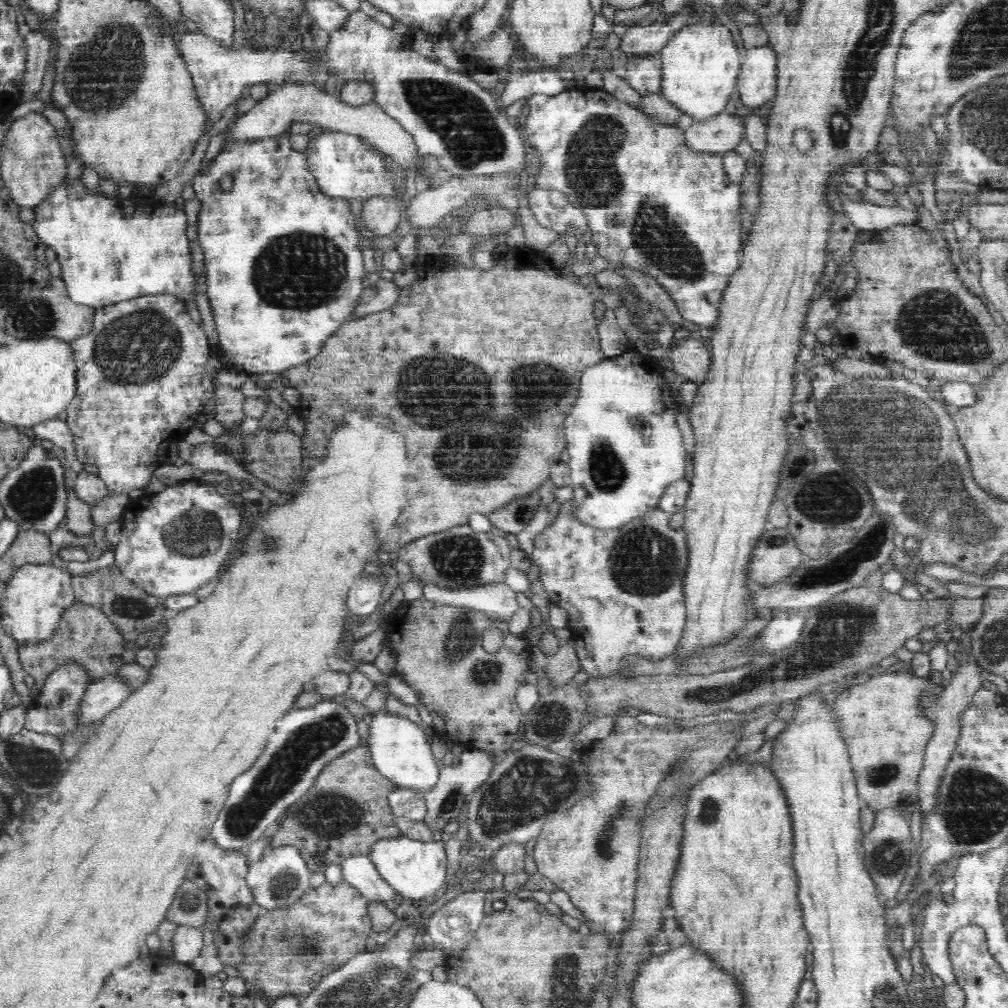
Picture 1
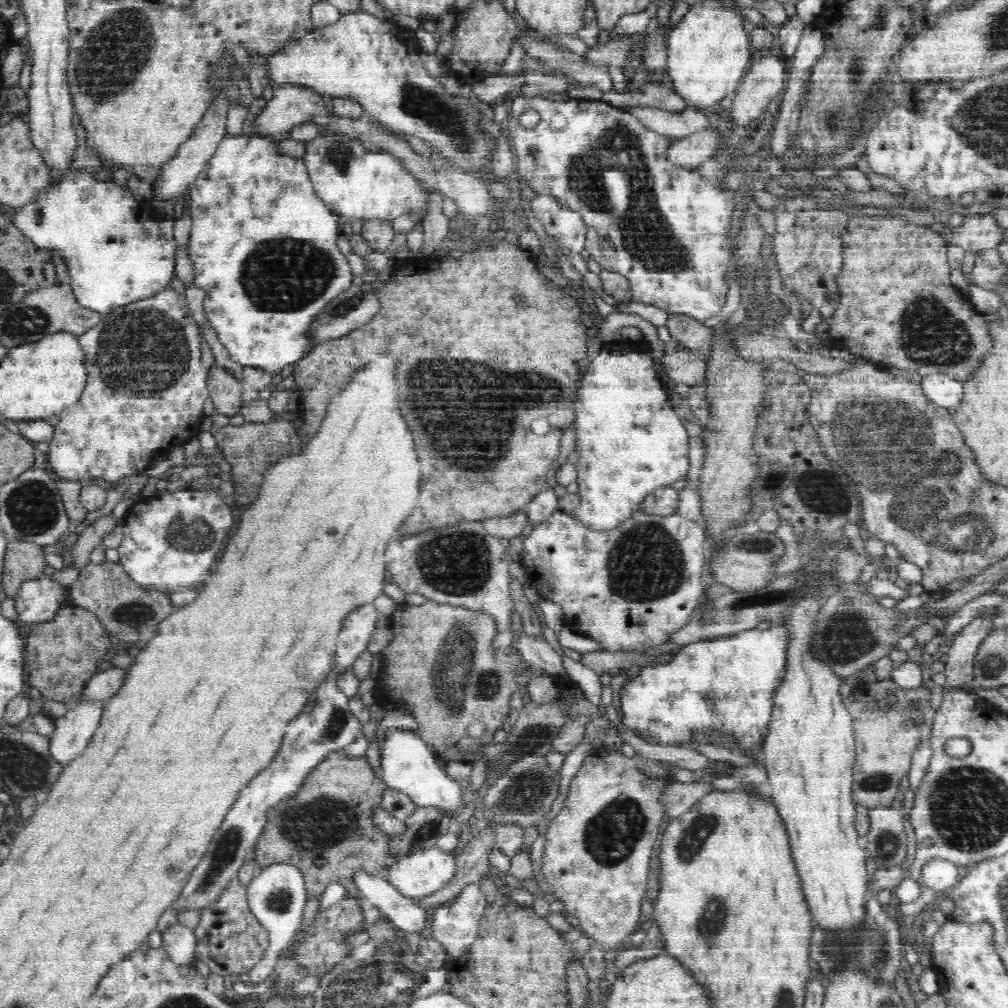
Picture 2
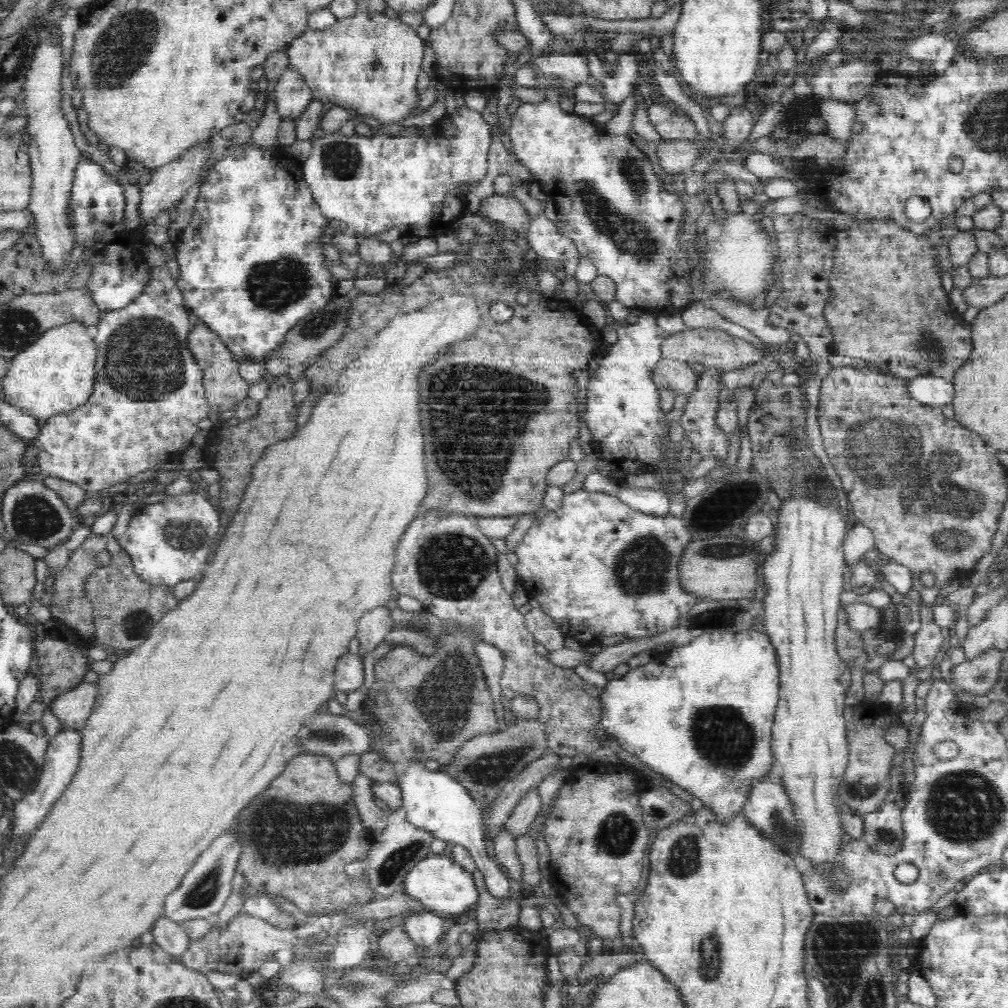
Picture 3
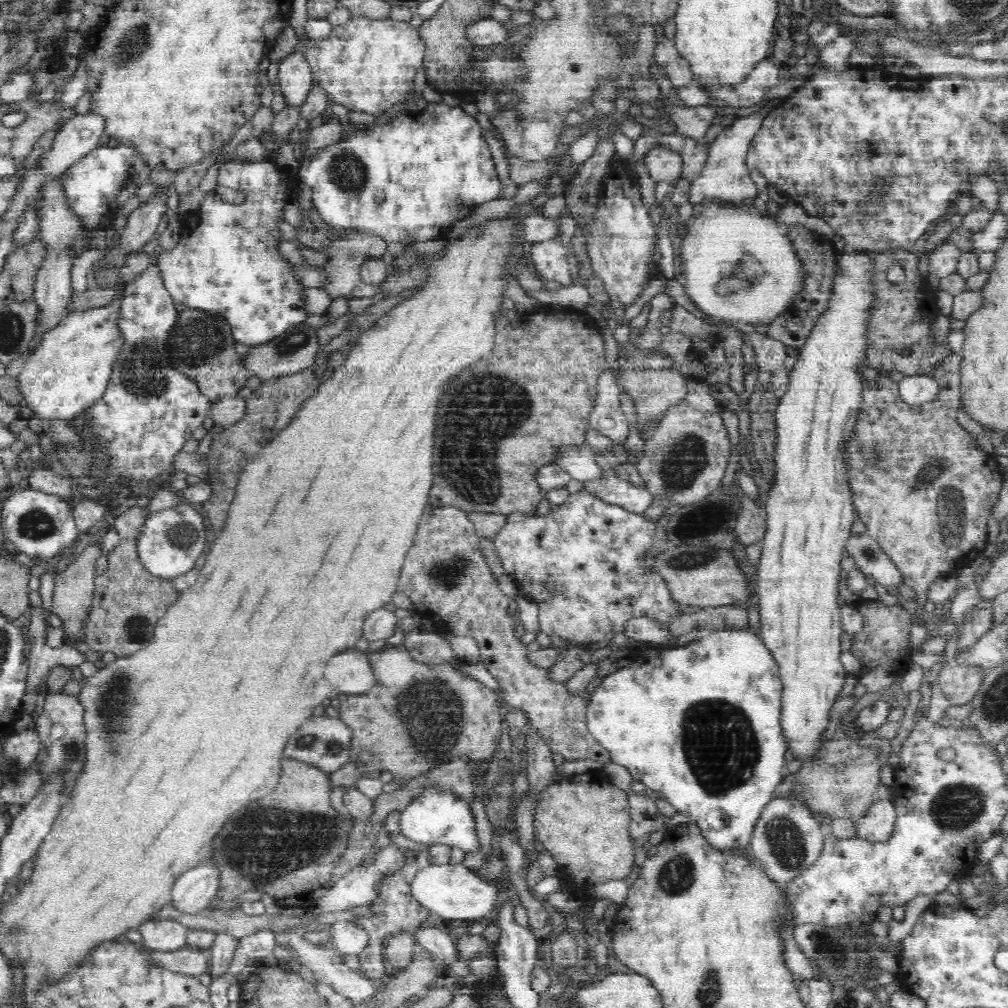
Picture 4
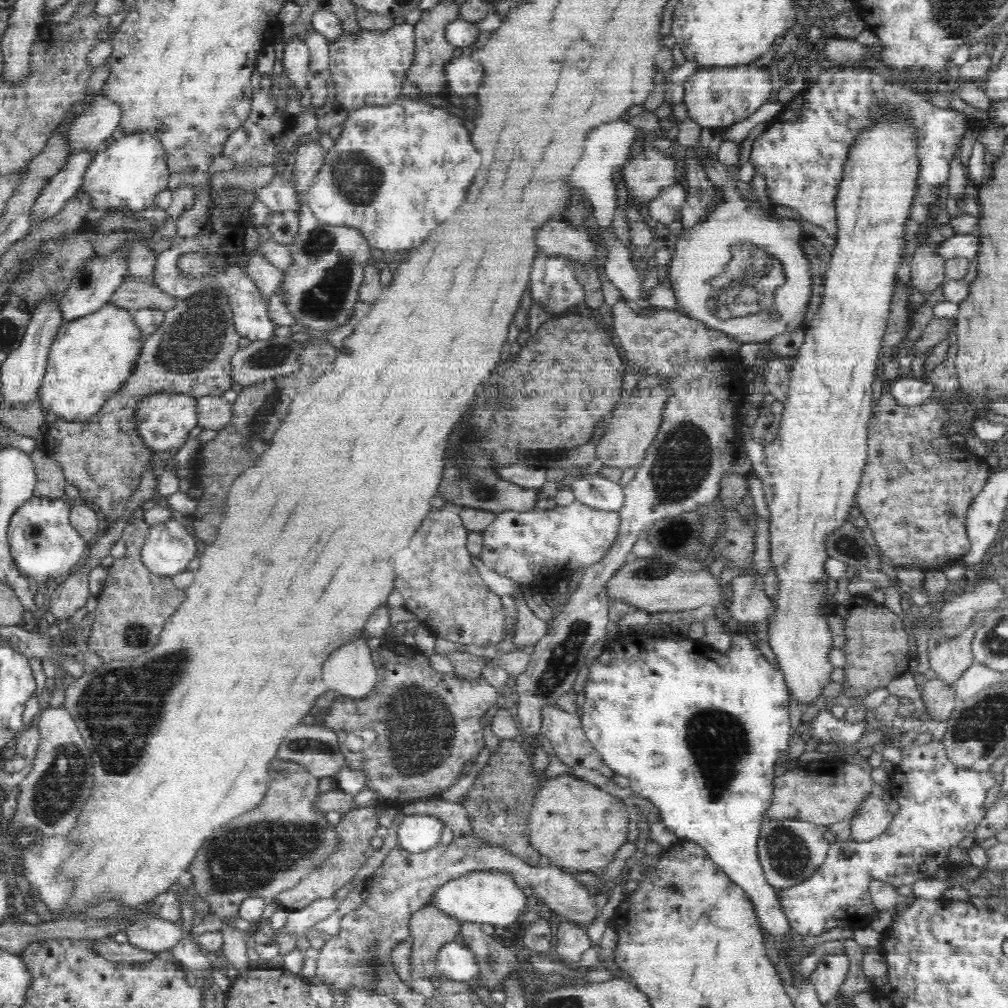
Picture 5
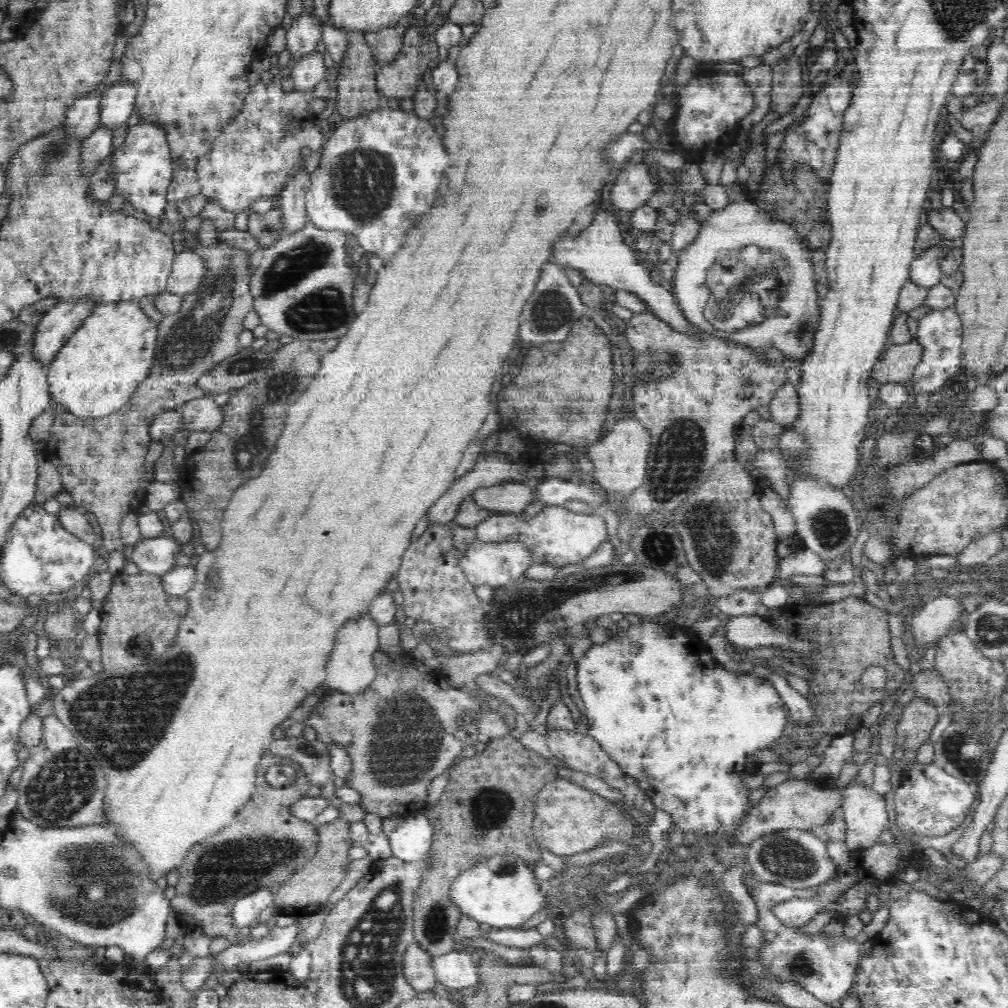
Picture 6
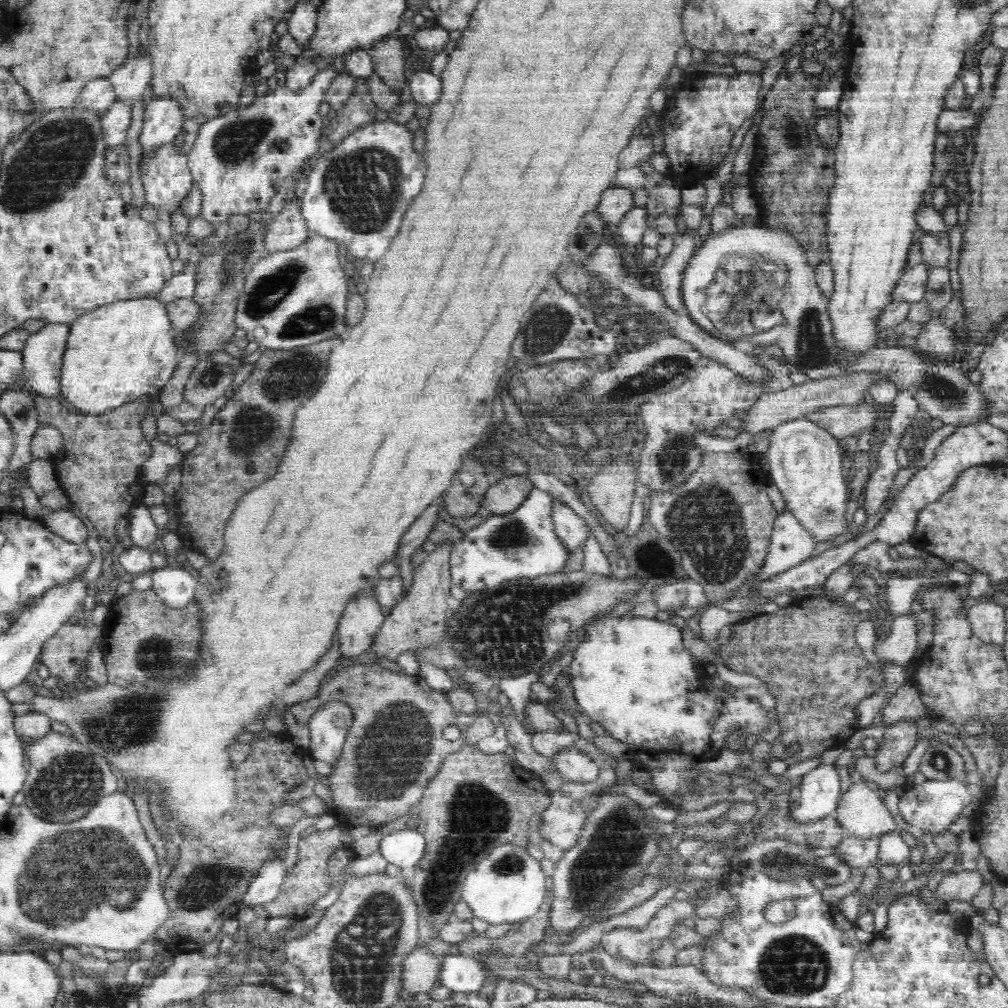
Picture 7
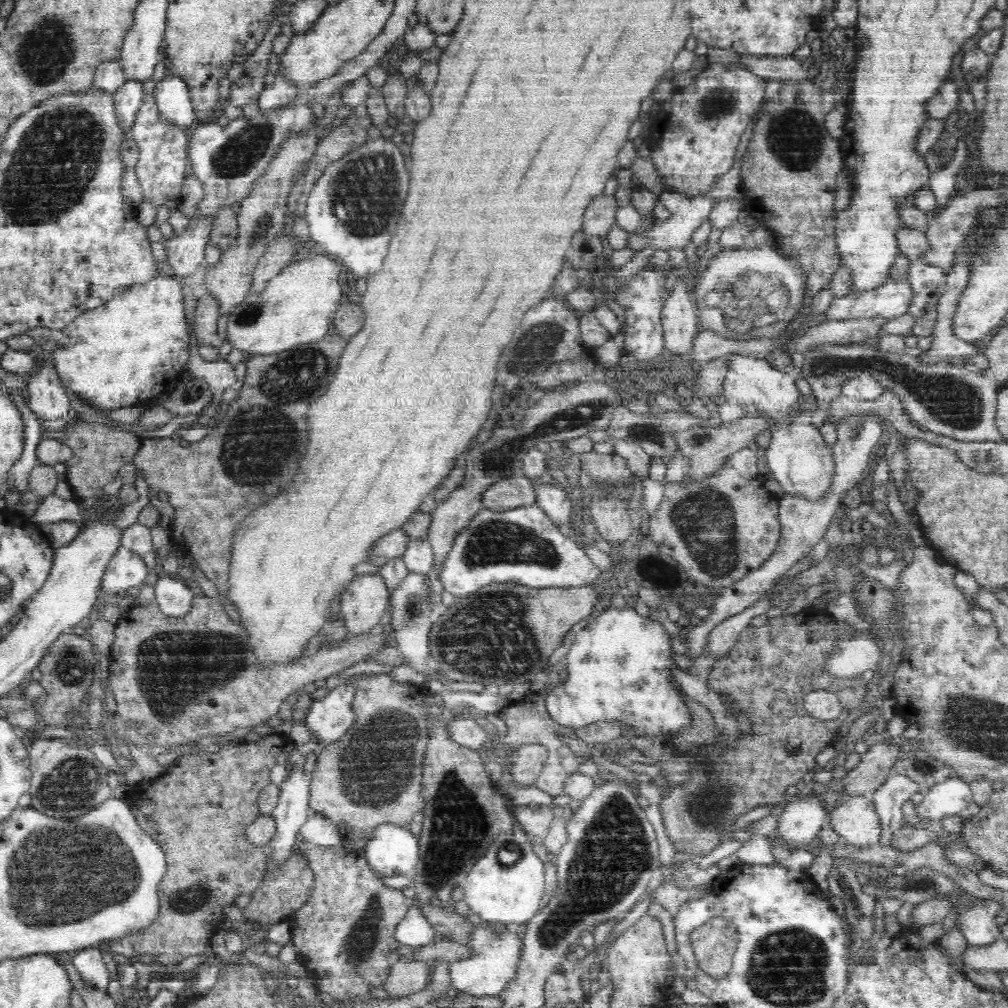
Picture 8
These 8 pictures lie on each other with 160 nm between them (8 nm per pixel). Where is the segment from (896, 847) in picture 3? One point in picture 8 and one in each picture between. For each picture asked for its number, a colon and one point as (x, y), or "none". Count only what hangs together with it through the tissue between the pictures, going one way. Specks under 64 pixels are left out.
4: (877, 824)
5: (873, 818)
6: (864, 811)
7: (861, 812)
8: (855, 819)

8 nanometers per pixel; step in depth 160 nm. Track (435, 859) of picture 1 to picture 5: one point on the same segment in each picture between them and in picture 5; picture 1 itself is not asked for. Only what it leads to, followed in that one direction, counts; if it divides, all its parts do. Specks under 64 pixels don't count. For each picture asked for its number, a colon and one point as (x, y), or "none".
2: (421, 872)
3: (444, 887)
4: (454, 892)
5: (486, 897)

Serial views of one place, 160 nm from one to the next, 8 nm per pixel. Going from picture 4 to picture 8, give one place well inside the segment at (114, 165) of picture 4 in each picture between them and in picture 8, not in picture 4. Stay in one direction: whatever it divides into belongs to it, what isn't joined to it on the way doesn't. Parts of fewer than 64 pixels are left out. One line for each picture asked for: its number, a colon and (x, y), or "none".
5: (126, 175)
6: (142, 167)
7: (162, 120)
8: (171, 95)

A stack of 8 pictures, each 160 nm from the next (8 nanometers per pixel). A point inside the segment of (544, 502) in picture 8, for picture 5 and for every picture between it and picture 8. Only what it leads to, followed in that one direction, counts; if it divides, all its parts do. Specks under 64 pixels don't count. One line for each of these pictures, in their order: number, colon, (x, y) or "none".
5: (538, 549)
6: (558, 536)
7: (571, 529)

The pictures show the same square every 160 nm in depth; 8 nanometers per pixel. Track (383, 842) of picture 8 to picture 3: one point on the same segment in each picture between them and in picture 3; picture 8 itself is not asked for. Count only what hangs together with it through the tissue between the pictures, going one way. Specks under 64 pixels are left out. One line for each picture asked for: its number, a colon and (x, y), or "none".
3: (433, 801)
4: (436, 816)
5: (416, 833)
6: (411, 841)
7: (404, 848)

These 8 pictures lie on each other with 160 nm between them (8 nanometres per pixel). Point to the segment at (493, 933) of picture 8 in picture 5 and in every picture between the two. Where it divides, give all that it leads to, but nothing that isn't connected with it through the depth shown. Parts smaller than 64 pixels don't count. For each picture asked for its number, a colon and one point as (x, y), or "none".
5: (455, 961)
6: (457, 970)
7: (460, 973)

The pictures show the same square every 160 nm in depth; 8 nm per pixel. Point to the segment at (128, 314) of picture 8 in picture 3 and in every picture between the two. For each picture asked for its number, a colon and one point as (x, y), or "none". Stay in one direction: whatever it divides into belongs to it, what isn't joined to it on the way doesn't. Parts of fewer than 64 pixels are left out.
3: (56, 373)
4: (68, 370)
5: (91, 357)
6: (113, 348)
7: (119, 352)

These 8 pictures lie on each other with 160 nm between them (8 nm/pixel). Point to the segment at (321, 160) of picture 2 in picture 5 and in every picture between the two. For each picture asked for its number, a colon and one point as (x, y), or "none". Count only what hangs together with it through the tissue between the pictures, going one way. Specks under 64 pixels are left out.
3: (373, 183)
4: (410, 180)
5: (396, 172)

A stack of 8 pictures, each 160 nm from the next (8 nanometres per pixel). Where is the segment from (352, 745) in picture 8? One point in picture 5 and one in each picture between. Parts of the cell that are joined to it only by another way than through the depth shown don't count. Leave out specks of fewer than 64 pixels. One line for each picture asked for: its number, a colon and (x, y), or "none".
5: (428, 724)
6: (409, 740)
7: (394, 747)

